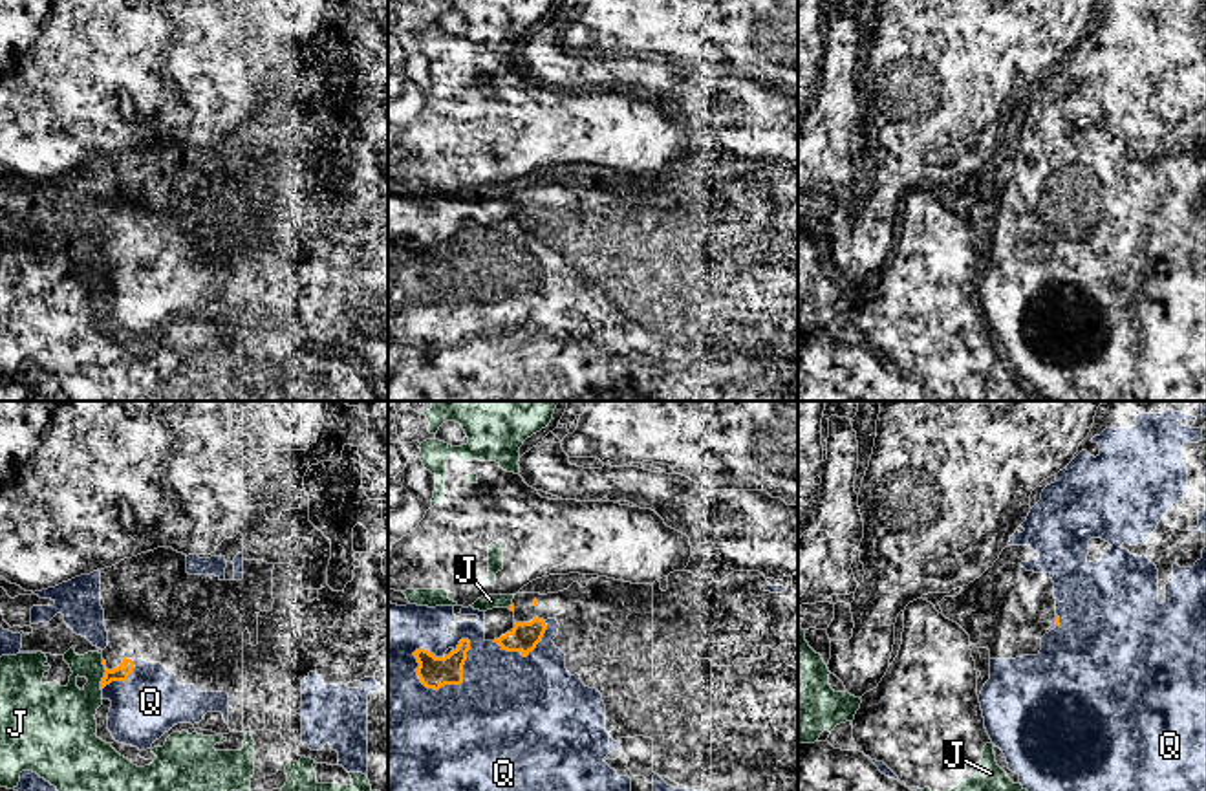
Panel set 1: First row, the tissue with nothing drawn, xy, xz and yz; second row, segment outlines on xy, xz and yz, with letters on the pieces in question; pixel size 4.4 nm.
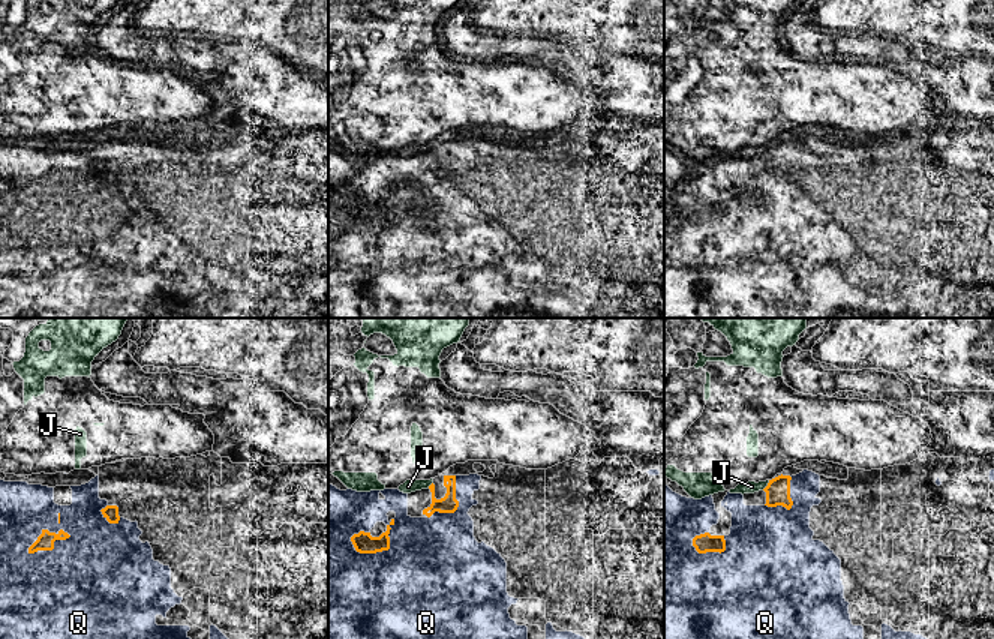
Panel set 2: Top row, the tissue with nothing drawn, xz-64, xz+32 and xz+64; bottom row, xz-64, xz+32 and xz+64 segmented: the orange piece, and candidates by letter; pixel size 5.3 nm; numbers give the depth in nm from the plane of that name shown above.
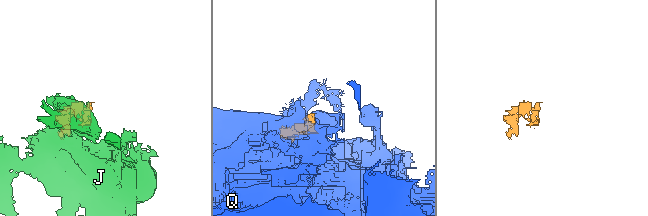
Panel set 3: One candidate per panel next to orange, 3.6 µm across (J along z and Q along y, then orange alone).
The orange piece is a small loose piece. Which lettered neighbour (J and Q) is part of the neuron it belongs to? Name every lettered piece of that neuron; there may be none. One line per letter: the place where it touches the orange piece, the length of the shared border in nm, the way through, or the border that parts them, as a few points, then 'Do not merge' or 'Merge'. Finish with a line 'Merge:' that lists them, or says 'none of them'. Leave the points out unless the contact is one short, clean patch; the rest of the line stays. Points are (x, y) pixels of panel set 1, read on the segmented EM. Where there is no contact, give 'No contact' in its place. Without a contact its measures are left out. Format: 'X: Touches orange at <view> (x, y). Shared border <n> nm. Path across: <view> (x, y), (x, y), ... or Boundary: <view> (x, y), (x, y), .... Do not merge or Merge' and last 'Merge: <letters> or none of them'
J: Touches orange at xy (105, 676). Shared border 140 nm. Do not merge
Q: Touches orange at xz (460, 683). Shared border 300 nm. Do not merge
Merge: none of them

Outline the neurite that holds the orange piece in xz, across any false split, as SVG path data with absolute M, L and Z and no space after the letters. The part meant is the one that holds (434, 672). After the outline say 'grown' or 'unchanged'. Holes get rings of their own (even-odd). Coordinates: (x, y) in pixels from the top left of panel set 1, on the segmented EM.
M461 639L458 648L445 657L436 657L425 648L414 652L419 666L415 668L421 683L426 688L439 690L445 685L463 683L463 665L467 661L467 652L470 650L470 641Z; unchanged

